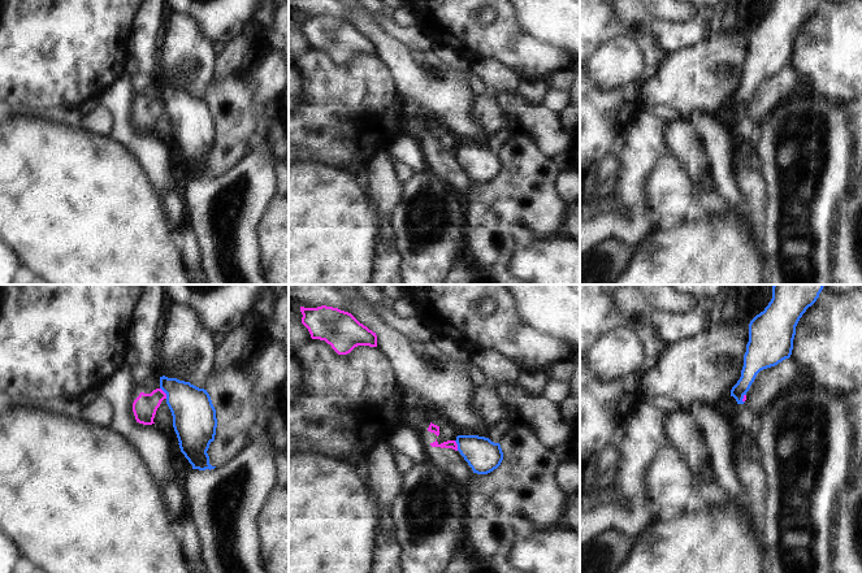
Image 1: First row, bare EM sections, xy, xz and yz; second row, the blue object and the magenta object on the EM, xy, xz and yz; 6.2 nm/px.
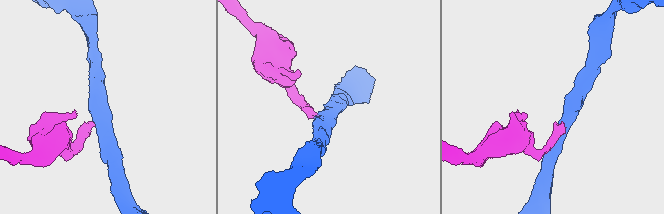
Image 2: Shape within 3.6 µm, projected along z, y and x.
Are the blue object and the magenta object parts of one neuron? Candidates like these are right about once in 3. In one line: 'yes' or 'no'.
no

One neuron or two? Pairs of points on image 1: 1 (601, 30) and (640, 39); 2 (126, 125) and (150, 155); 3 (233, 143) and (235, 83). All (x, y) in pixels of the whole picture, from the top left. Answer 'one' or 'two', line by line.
1: one
2: one
3: one

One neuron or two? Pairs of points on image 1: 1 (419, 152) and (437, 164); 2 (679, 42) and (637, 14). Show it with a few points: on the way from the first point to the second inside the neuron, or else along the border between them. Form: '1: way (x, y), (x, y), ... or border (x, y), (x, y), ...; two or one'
1: border (429, 153), (429, 168), (432, 170); two
2: way (668, 37), (648, 24); one

